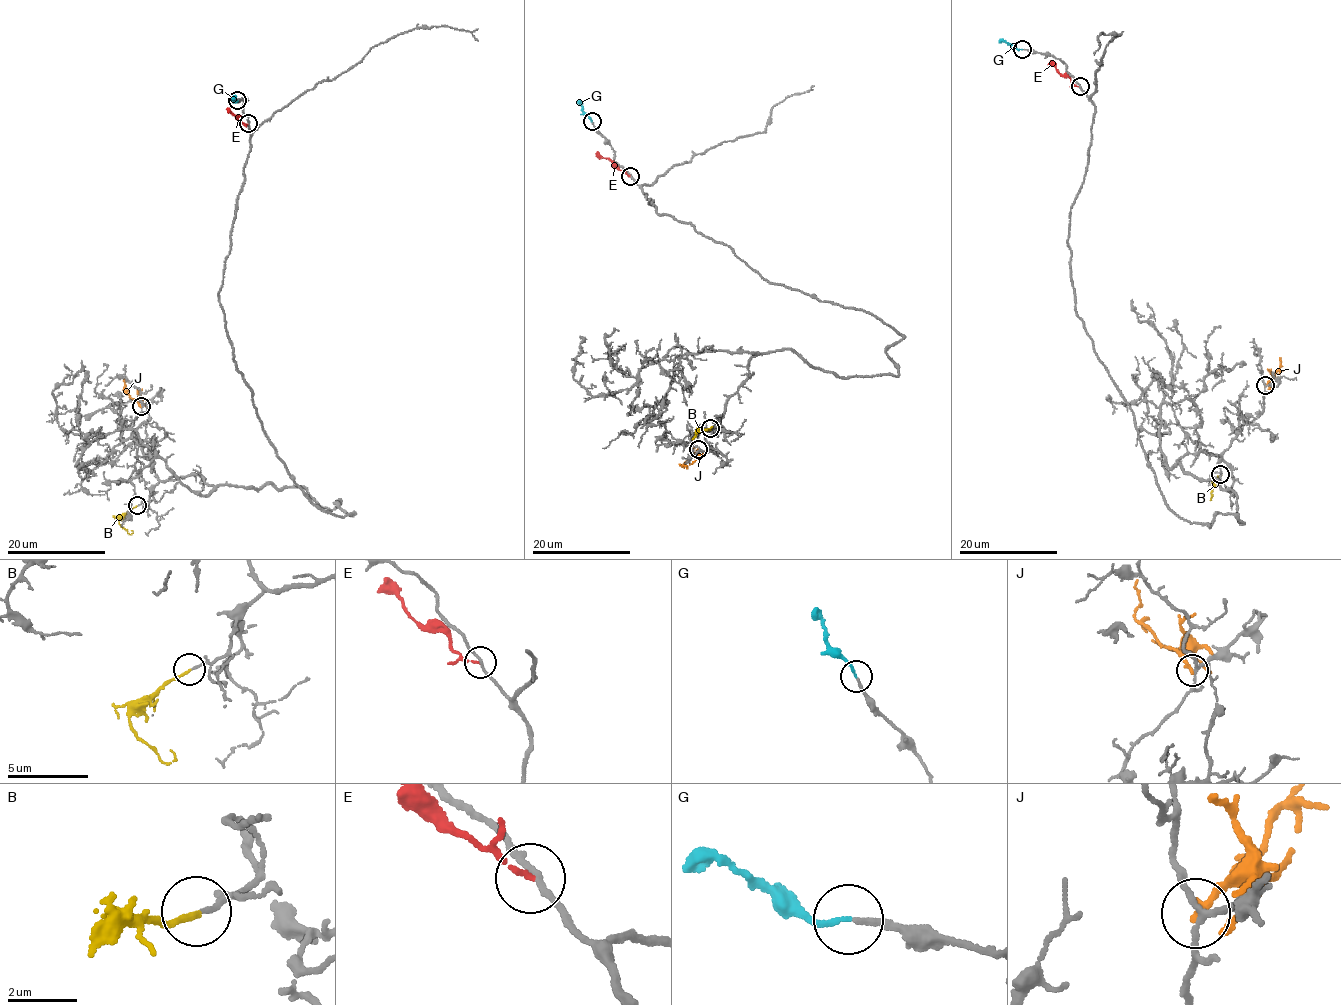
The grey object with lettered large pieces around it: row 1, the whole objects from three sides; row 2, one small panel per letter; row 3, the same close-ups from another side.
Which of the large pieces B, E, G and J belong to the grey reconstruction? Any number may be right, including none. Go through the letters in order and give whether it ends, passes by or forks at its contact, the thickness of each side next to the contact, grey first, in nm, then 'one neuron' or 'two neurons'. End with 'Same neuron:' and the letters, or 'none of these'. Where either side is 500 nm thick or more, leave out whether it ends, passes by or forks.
B: it ends; calibres 140 and 160 nm; one neuron
E: it ends; calibres 160 and 120 nm; two neurons
G: it ends; calibres 160 and 140 nm; one neuron
J: it ends; calibres 160 and 240 nm; two neurons
Same neuron: B, G

